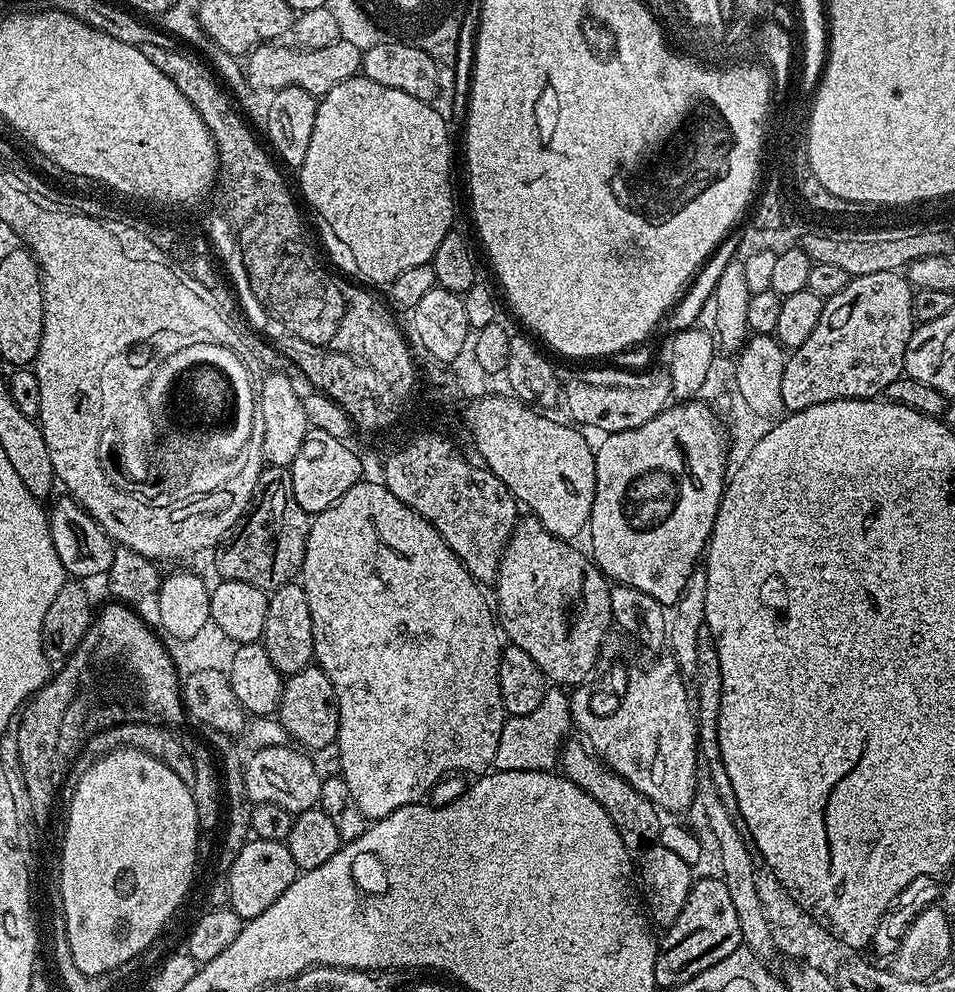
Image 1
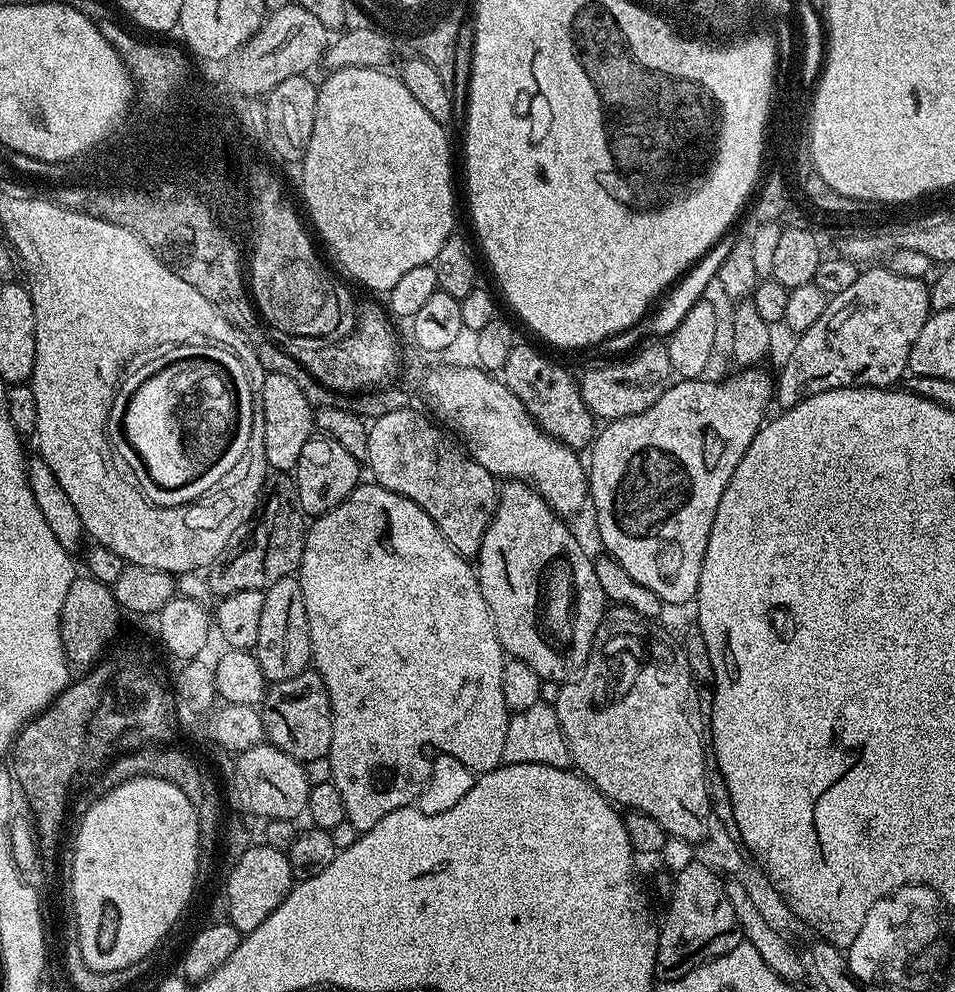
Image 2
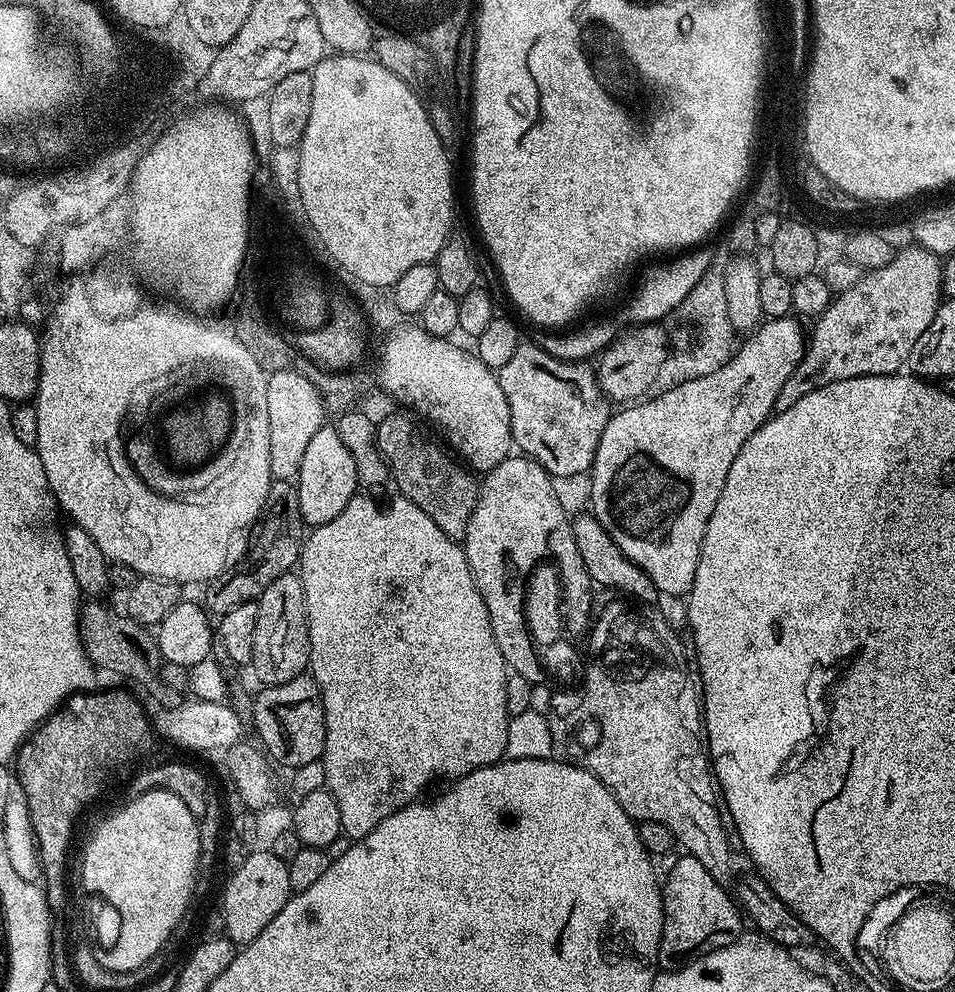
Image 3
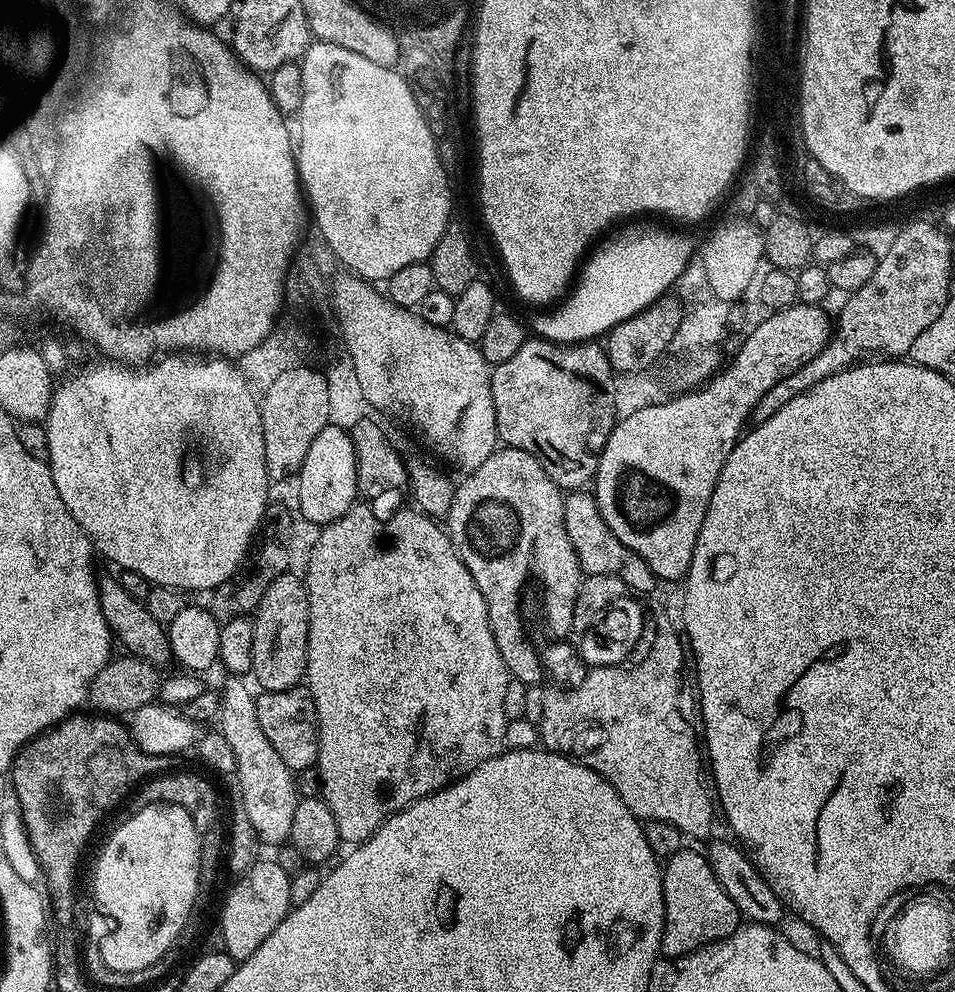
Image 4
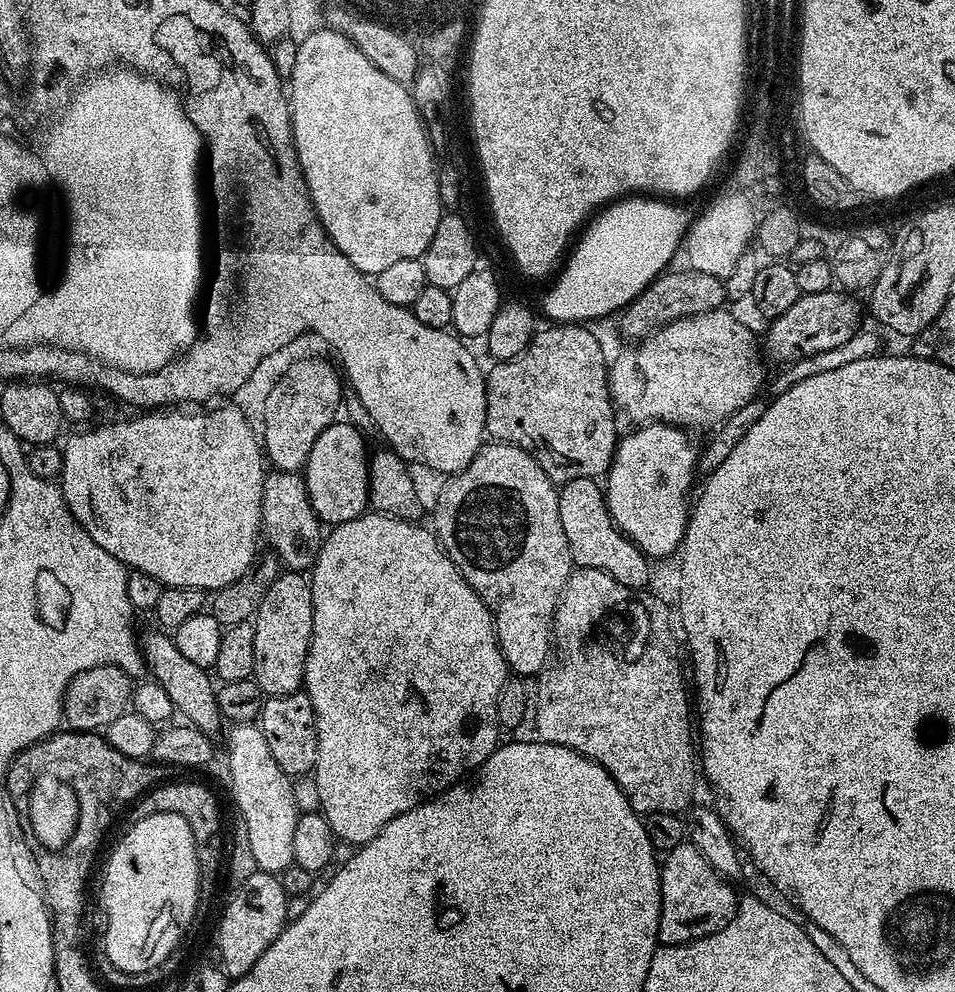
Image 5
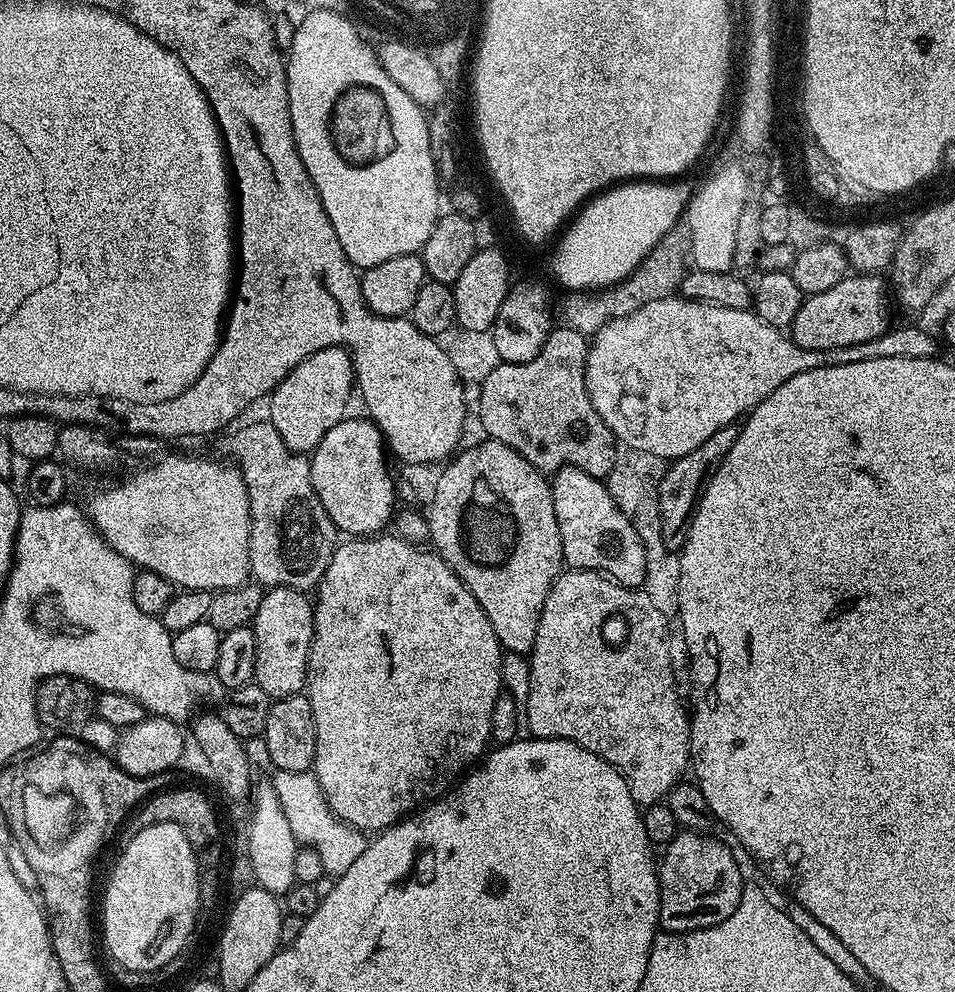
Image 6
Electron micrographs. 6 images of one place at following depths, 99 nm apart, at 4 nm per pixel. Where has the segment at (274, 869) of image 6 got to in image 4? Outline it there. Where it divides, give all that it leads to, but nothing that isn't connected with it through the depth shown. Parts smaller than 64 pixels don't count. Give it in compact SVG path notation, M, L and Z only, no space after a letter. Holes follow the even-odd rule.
M228 676L224 679L224 686L220 688L218 728L234 750L234 776L238 778L237 789L242 795L246 814L263 843L273 846L285 843L289 839L294 810L300 799L294 782L295 775L263 733L258 721L255 695L244 684L246 682L241 677Z

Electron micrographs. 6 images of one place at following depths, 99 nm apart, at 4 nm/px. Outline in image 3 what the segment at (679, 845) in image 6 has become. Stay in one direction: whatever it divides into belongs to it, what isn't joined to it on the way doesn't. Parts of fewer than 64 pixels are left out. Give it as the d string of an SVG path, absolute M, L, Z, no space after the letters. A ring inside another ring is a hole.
M687 854L681 857L681 860L673 862L668 877L662 880L664 925L658 964L665 972L686 966L714 950L722 950L722 946L730 946L730 942L737 940L745 931L741 909L729 889L714 882L714 878L710 878L710 870L706 870L698 858Z

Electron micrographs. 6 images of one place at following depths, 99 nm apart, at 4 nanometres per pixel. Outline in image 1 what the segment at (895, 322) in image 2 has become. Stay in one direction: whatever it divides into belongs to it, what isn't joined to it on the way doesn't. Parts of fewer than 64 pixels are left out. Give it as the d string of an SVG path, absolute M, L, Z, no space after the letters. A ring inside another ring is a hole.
M899 271L862 274L849 279L838 294L827 297L818 318L818 326L802 346L791 349L784 361L782 402L788 412L800 412L806 406L831 400L867 400L884 394L904 371L904 355L914 331L914 289Z

